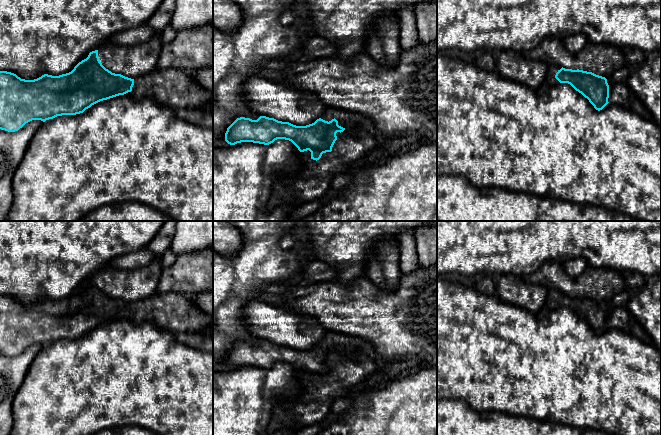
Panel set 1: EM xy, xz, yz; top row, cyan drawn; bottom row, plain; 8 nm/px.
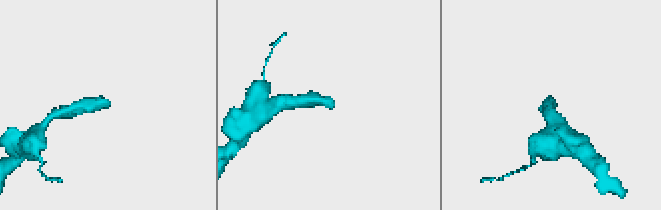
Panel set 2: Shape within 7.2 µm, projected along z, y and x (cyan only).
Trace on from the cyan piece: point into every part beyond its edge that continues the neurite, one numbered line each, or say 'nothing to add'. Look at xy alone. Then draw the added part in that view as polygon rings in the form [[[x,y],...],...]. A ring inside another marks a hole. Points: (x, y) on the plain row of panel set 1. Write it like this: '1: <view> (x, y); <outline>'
1: xy (175, 312); [[[155,292],[134,303],[132,315],[172,333],[201,332],[213,325],[213,317],[196,307],[192,297]]]

